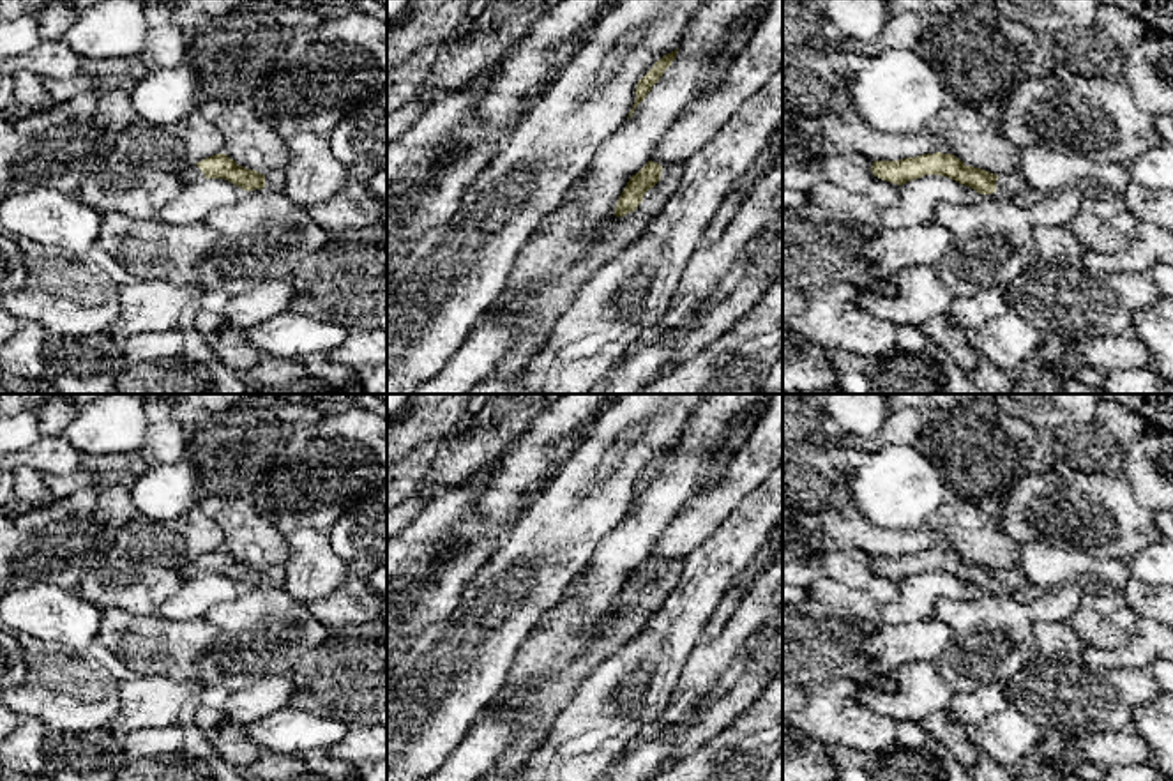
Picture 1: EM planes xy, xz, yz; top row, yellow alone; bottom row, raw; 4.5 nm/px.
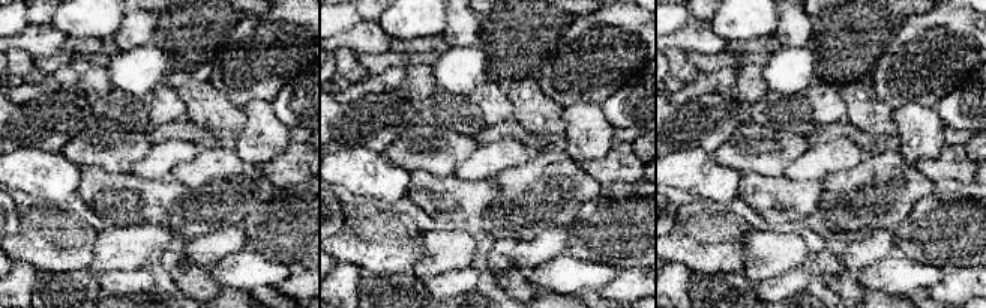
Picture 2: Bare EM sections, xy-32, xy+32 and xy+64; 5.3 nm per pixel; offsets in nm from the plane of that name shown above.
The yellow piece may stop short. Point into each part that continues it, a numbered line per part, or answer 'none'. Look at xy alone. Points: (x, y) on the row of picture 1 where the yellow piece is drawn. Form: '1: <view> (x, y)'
1: xy (193, 174)

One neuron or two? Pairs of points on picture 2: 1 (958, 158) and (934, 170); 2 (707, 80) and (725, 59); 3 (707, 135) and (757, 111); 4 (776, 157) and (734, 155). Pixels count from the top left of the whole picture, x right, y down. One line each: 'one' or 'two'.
1: one
2: two
3: two
4: one

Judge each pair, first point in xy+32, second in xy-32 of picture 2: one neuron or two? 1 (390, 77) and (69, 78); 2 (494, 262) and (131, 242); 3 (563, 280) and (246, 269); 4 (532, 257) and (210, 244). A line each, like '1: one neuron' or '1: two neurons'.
1: one neuron
2: two neurons
3: one neuron
4: one neuron

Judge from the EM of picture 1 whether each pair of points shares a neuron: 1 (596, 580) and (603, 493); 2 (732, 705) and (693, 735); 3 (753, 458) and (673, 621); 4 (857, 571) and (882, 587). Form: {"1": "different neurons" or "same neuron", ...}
{"1": "different neurons", "2": "same neuron", "3": "different neurons", "4": "same neuron"}

